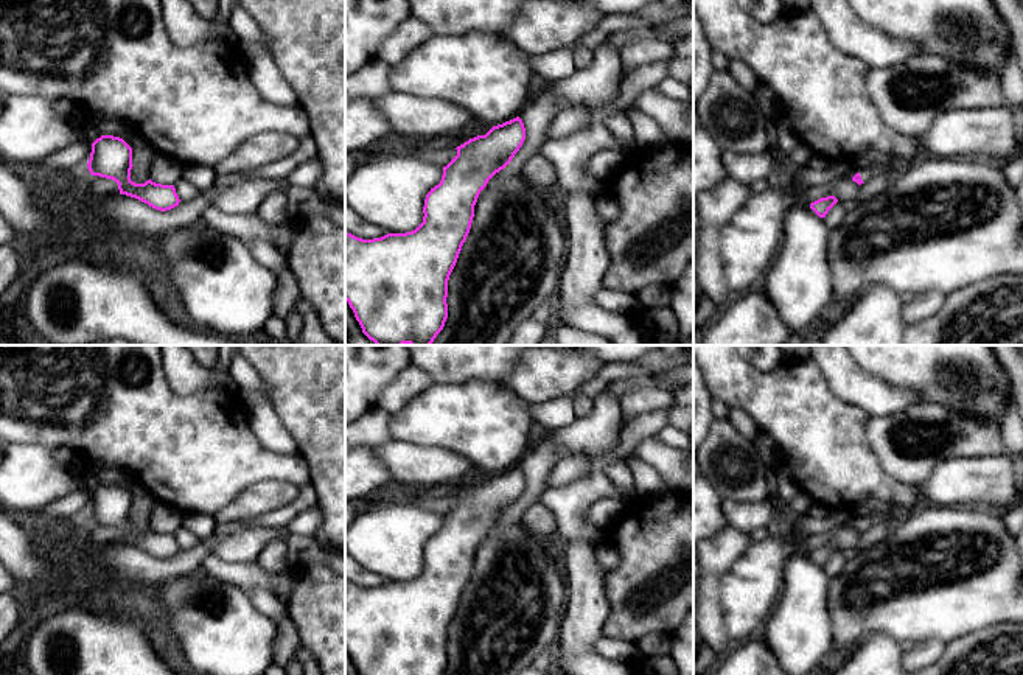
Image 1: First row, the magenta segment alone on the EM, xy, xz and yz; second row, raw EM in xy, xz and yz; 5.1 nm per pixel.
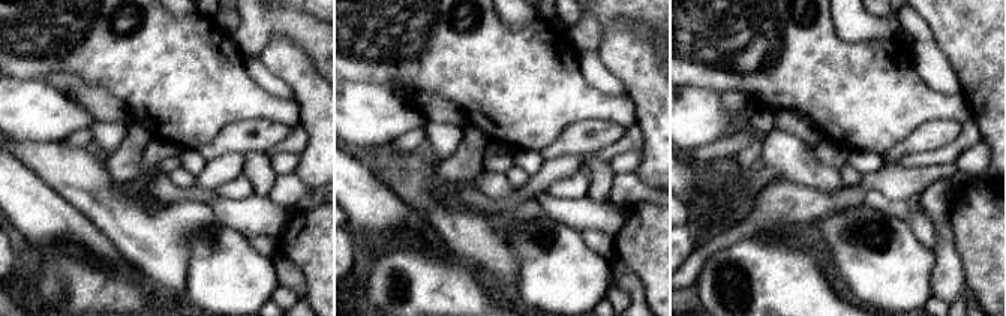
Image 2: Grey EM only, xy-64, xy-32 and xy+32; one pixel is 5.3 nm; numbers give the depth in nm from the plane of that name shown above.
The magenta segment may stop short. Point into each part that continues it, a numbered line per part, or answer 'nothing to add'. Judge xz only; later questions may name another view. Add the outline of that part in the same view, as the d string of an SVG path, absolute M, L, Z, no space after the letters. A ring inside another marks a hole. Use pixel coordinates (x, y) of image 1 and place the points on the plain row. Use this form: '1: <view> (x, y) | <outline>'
nothing to add

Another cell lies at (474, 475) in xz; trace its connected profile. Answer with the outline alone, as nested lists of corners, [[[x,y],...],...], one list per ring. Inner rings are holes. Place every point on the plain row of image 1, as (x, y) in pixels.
[[[473,465],[456,482],[426,487],[423,488],[420,496],[424,499],[443,499],[452,496],[459,487],[485,484],[491,476],[493,476],[491,473]]]

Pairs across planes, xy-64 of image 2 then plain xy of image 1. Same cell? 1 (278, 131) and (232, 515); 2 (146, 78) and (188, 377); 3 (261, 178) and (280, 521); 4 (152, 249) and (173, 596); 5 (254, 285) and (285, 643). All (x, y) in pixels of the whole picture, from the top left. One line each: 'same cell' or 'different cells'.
1: same cell
2: different cells
3: different cells
4: different cells
5: different cells

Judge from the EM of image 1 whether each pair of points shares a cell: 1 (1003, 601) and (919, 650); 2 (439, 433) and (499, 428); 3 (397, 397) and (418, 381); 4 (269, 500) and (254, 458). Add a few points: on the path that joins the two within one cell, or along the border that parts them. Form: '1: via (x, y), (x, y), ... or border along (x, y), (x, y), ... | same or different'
1: border along (944, 643), (924, 640), (905, 647) | different
2: via (454, 428), (484, 428) | same
3: via (401, 392), (414, 381) | same
4: border along (299, 487), (282, 481), (257, 481), (232, 501) | different

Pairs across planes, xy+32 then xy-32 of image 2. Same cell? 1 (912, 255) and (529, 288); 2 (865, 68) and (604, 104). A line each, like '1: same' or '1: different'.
1: same
2: same

